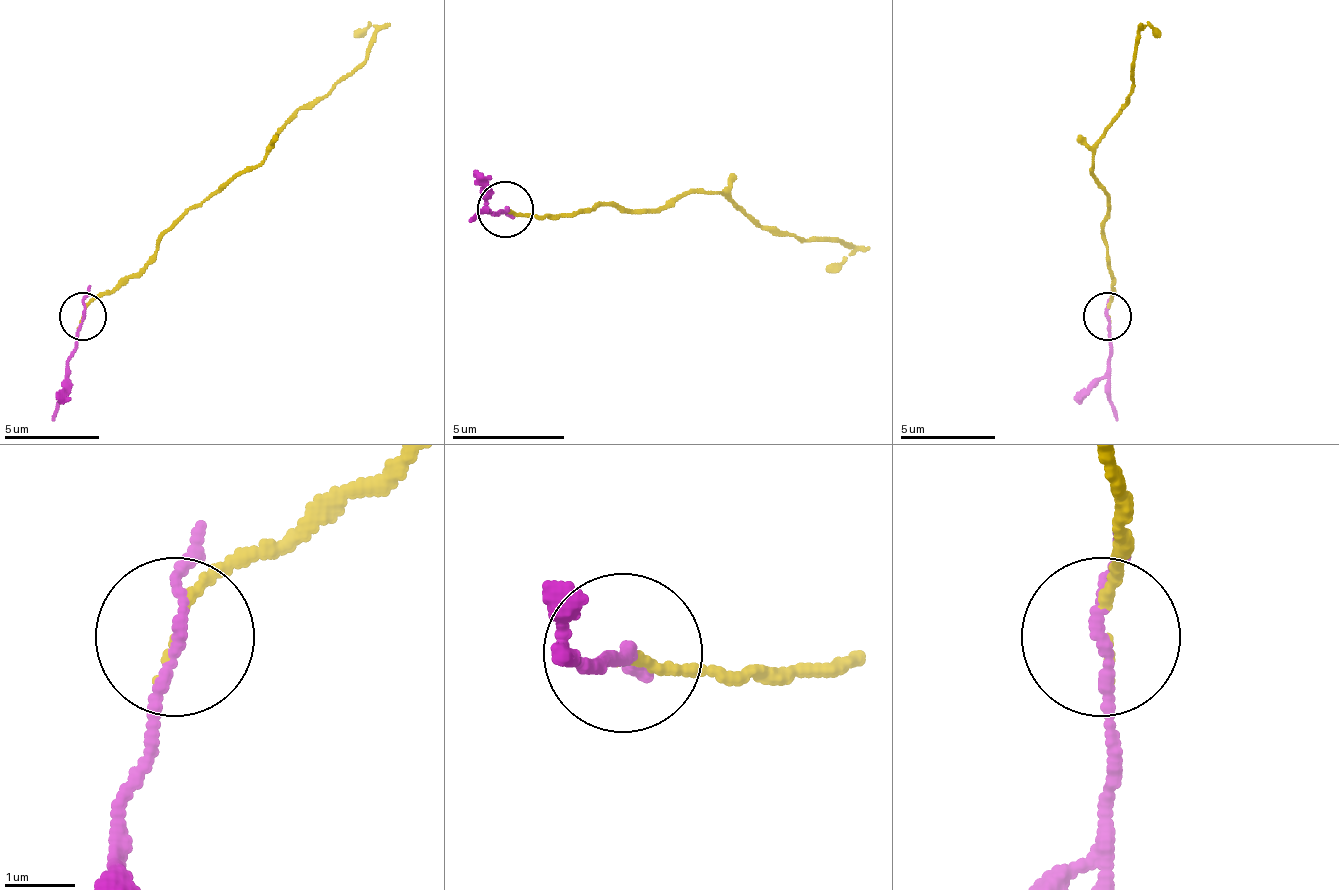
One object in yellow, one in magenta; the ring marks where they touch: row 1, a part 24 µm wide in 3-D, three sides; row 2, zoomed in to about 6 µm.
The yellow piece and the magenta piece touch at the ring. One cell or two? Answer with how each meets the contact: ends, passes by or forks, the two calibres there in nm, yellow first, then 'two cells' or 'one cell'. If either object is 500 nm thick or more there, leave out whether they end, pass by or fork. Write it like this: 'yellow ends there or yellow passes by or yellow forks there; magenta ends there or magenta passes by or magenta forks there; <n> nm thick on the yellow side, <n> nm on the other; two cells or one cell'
yellow ends there; magenta passes by; 110 nm thick on the yellow side, 130 nm on the other; two cells

